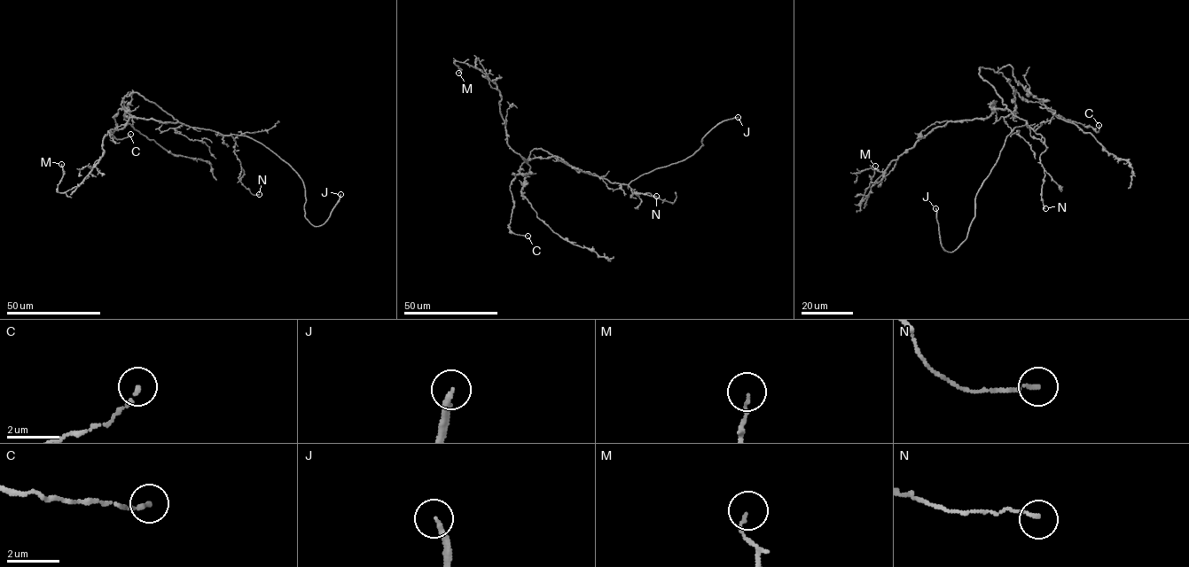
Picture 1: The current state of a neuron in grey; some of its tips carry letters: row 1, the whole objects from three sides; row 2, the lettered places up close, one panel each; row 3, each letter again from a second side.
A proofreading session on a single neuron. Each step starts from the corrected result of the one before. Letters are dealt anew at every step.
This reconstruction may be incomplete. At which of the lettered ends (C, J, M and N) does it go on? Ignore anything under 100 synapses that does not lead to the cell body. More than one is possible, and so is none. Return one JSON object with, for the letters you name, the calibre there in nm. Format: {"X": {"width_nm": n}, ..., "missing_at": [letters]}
{"J": {"width_nm": 220}, "missing_at": ["J"]}

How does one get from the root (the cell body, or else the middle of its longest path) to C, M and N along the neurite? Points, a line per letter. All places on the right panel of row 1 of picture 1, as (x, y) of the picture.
C: (1005, 104), (979, 73), (980, 67), (1002, 73), (1021, 97), (1038, 102), (1056, 114), (1096, 131), (1099, 125)
M: (1005, 104), (992, 109), (993, 102), (987, 118), (934, 128), (891, 161), (858, 205), (875, 166)
N: (1005, 104), (1044, 139), (1046, 149), (1040, 156), (1040, 163), (1045, 175), (1041, 195), (1045, 208)

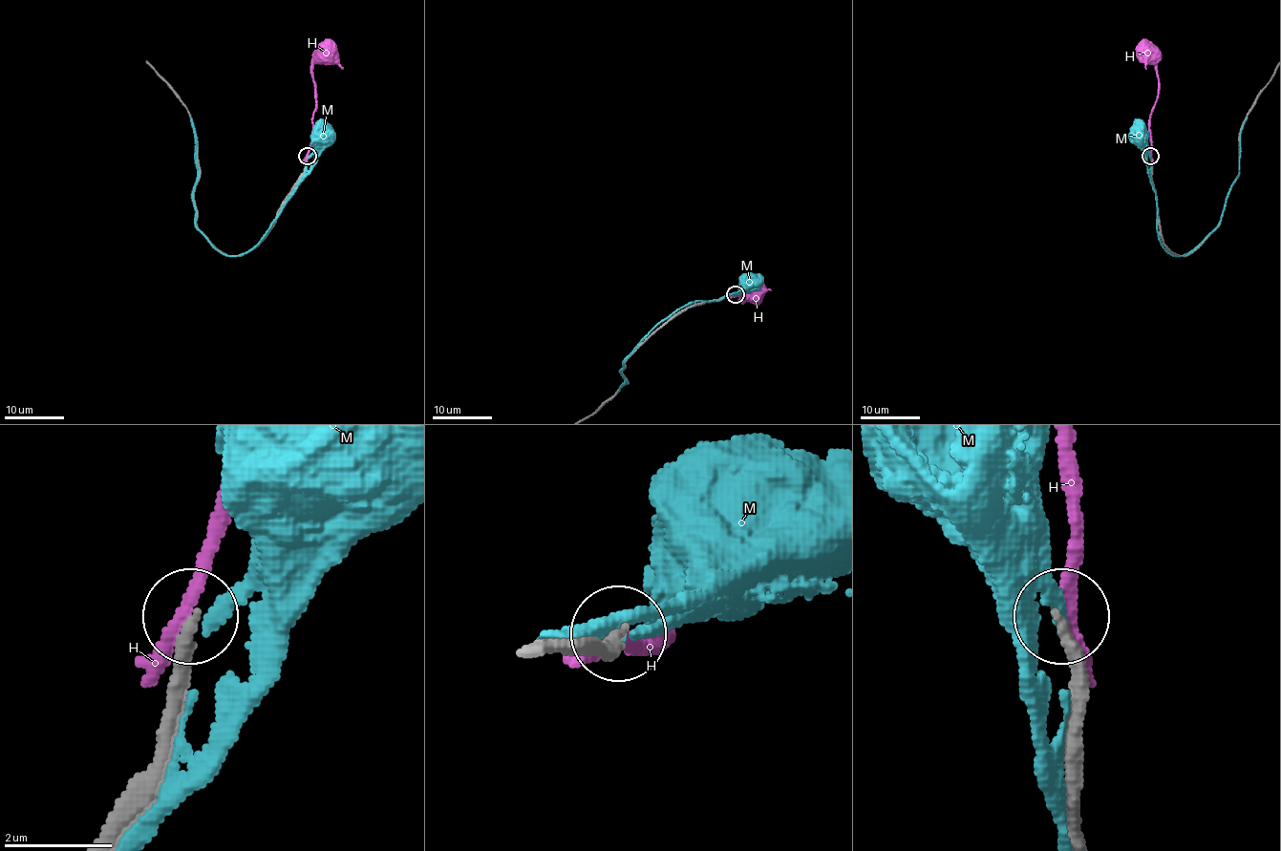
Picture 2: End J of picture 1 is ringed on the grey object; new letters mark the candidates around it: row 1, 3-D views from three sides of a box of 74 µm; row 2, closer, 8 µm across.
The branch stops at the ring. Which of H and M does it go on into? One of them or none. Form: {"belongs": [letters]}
{"belongs": []}

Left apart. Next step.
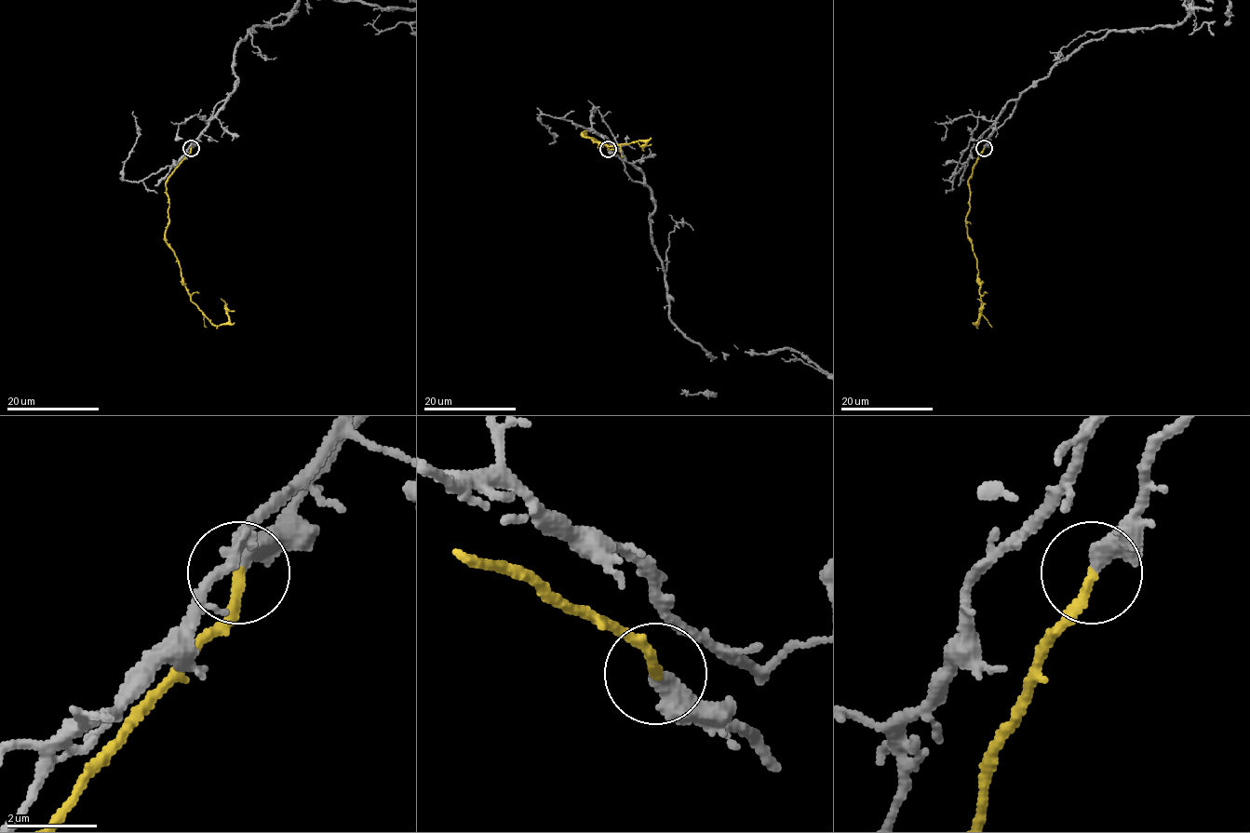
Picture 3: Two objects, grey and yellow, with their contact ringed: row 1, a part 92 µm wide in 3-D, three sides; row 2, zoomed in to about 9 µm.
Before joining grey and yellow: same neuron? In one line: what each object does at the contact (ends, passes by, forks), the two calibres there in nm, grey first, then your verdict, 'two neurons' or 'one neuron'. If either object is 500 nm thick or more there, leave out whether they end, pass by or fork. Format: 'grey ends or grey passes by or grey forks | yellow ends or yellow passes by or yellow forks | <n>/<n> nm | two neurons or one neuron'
grey ends | yellow ends | 440/240 nm | one neuron

